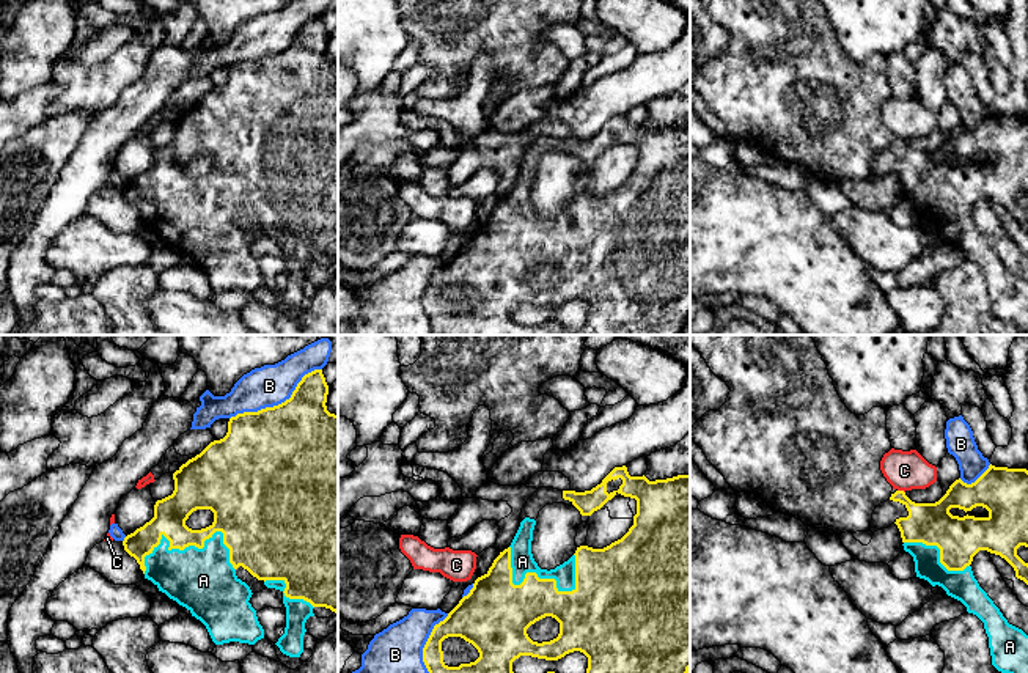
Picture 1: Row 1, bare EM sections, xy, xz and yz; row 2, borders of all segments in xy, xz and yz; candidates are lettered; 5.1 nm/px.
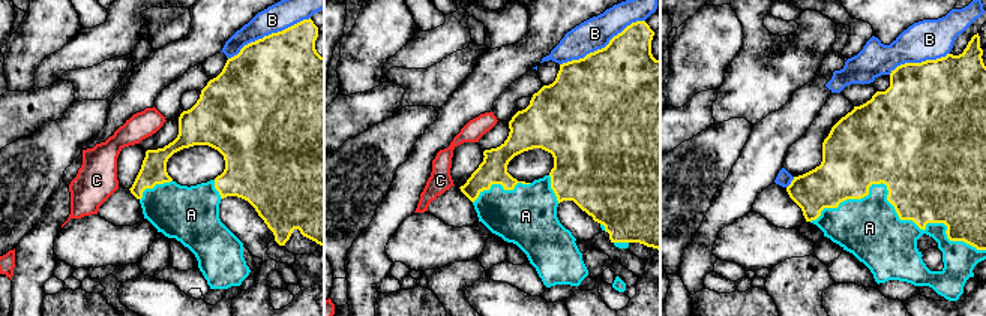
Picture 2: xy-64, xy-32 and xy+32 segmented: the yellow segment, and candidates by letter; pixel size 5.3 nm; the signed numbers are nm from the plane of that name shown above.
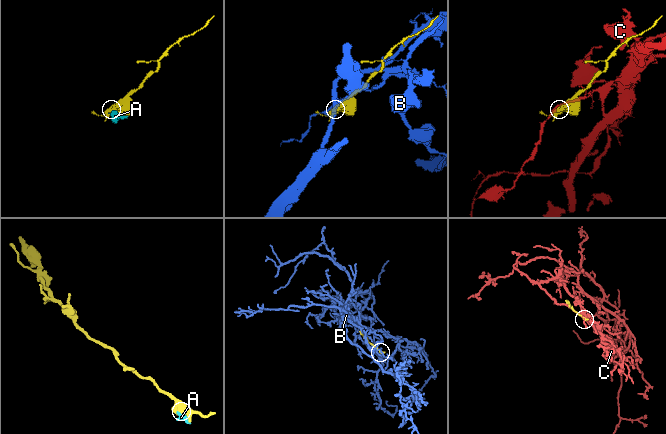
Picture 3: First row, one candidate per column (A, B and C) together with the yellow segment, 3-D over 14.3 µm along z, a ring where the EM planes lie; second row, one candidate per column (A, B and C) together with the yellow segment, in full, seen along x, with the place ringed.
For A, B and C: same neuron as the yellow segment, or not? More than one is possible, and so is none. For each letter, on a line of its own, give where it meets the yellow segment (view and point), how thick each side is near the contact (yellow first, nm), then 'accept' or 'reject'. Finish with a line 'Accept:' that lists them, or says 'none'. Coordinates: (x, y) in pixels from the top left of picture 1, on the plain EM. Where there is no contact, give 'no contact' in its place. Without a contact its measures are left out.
A: xy (200, 195) | 240/340 nm | accept
B: xy (279, 52) | 500/220 nm | reject
C: yz (901, 139) | 220/200 nm | reject
Accept: A

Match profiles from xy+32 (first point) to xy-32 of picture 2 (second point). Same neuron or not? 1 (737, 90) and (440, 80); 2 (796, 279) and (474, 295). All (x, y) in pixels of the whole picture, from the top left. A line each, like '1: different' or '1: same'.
1: same
2: different

